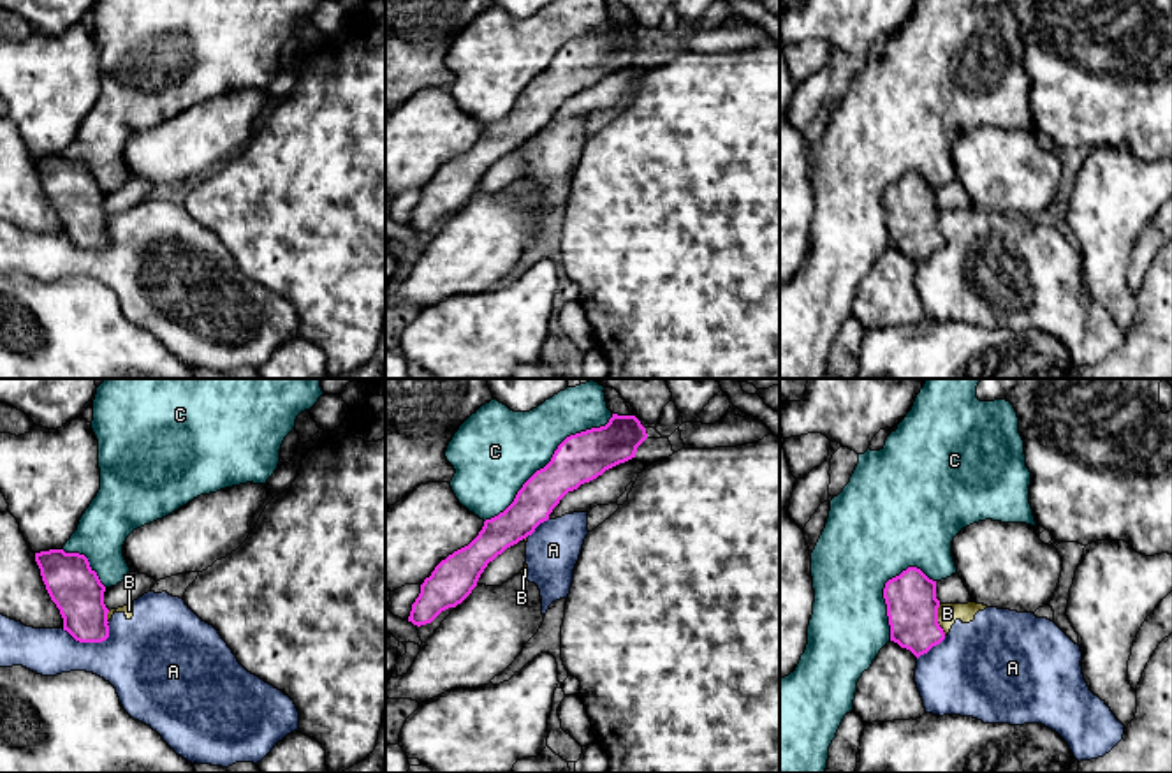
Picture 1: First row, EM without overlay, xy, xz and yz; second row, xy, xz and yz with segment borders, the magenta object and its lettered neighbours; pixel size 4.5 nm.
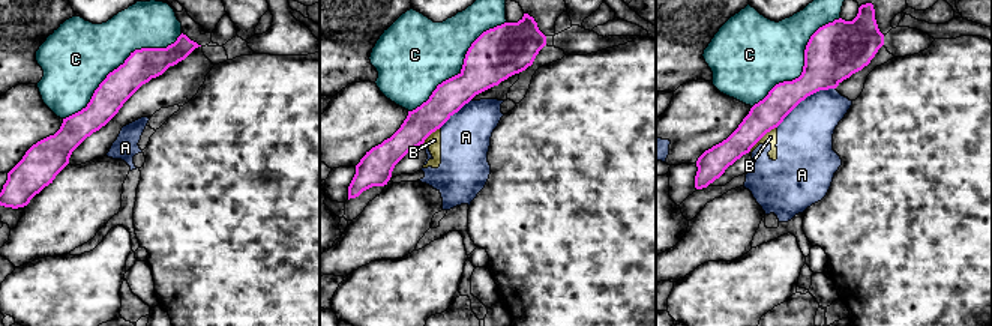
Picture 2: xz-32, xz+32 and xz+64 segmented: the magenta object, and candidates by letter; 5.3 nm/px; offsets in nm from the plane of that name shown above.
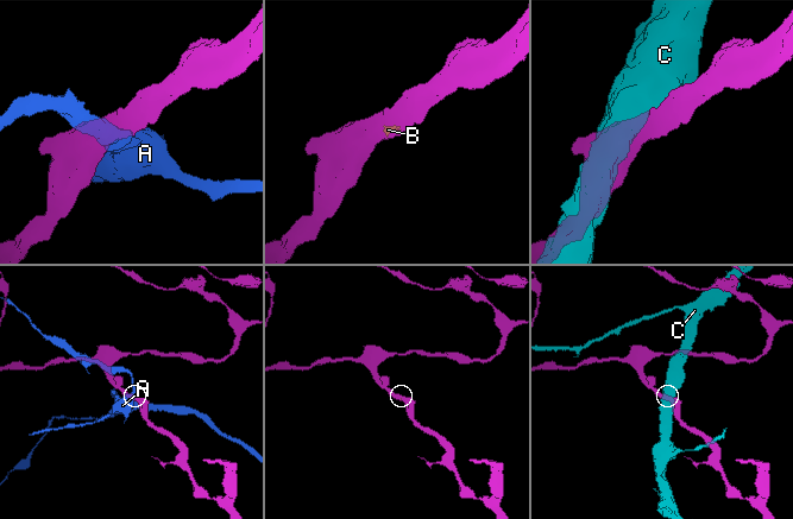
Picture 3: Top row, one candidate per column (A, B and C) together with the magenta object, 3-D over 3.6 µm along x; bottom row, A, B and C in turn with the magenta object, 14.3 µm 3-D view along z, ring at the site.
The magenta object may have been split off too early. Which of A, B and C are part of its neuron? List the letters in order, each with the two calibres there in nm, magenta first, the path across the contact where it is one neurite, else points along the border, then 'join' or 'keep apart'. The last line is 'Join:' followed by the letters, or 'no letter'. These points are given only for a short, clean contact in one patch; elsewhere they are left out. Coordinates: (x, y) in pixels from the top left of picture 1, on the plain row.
A: 240 nm thick on the magenta side, 380 nm on the other; keep apart
B: 240 nm thick on the magenta side, 100 nm on the other; border along yz (938, 210), (938, 231), (945, 240); keep apart
C: 220 nm thick on the magenta side, 380 nm on the other; keep apart
Join: no letter

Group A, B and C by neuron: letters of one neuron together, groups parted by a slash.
A B / C

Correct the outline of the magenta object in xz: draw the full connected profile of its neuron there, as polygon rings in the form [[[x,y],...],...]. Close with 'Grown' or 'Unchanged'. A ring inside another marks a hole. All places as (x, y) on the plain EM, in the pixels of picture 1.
[[[612,19],[605,32],[567,42],[551,67],[523,90],[503,118],[486,125],[468,151],[435,173],[421,190],[408,227],[421,232],[461,210],[477,192],[489,167],[531,141],[568,97],[635,63],[637,53],[646,44],[646,33],[635,21],[618,19]]]. Unchanged

